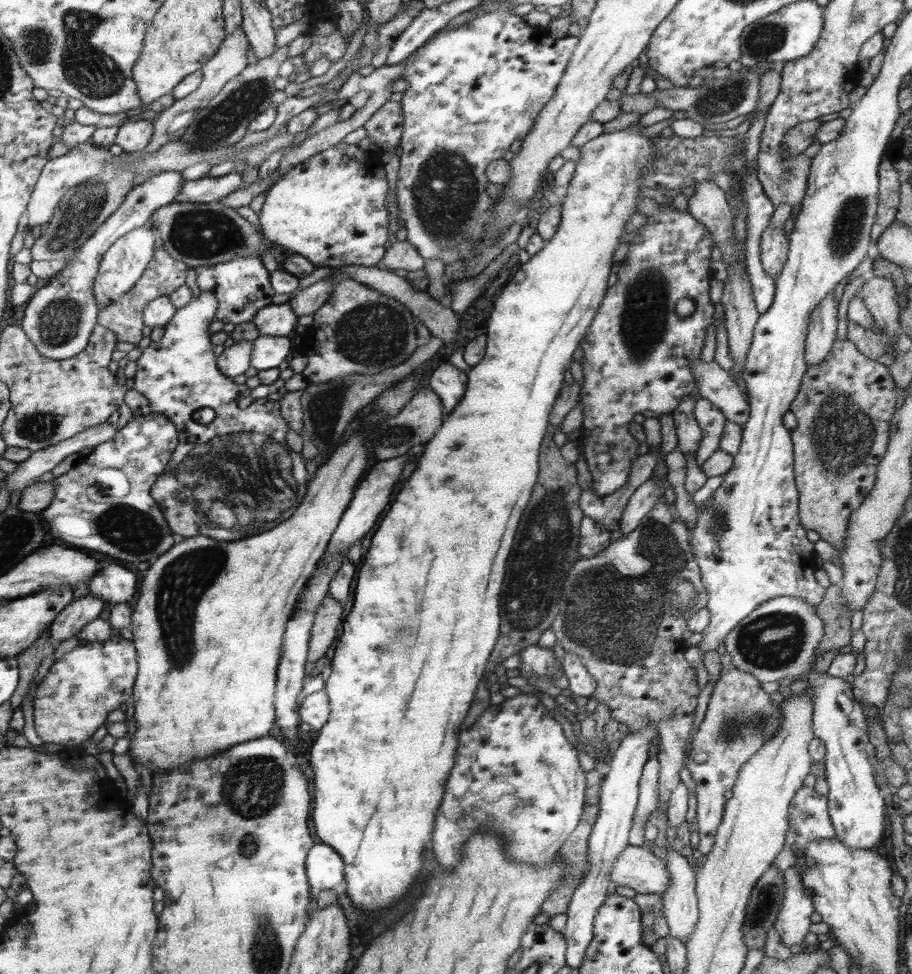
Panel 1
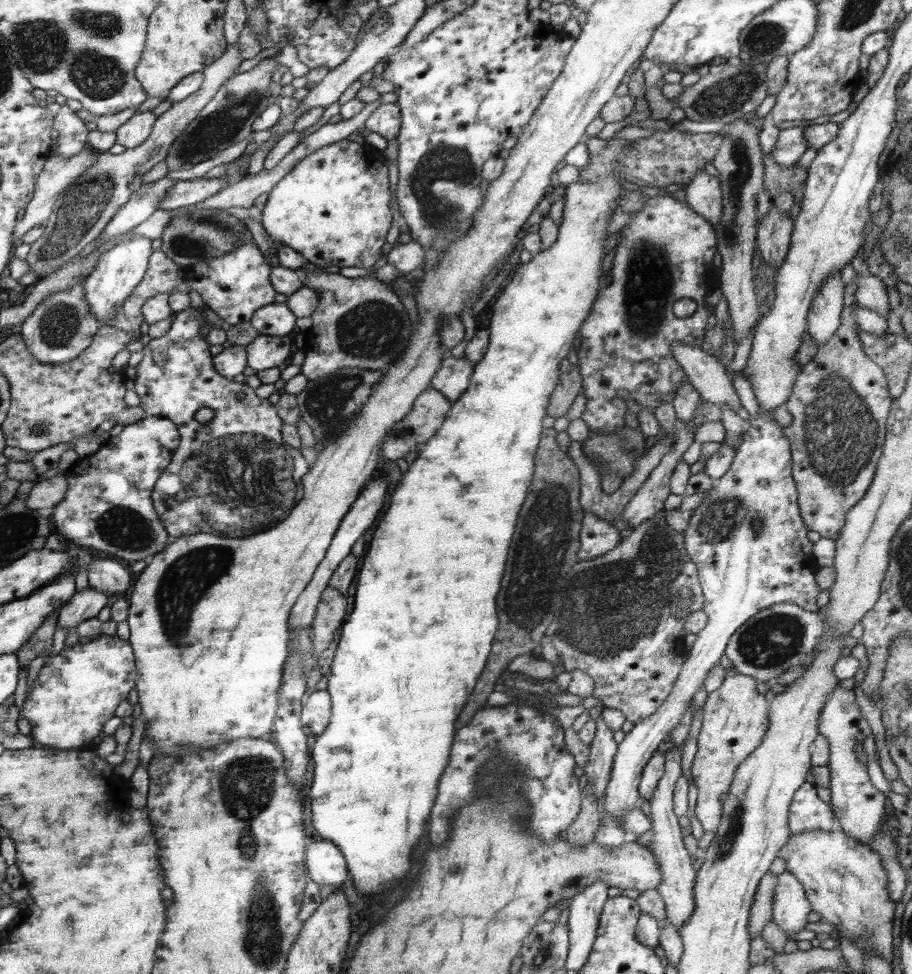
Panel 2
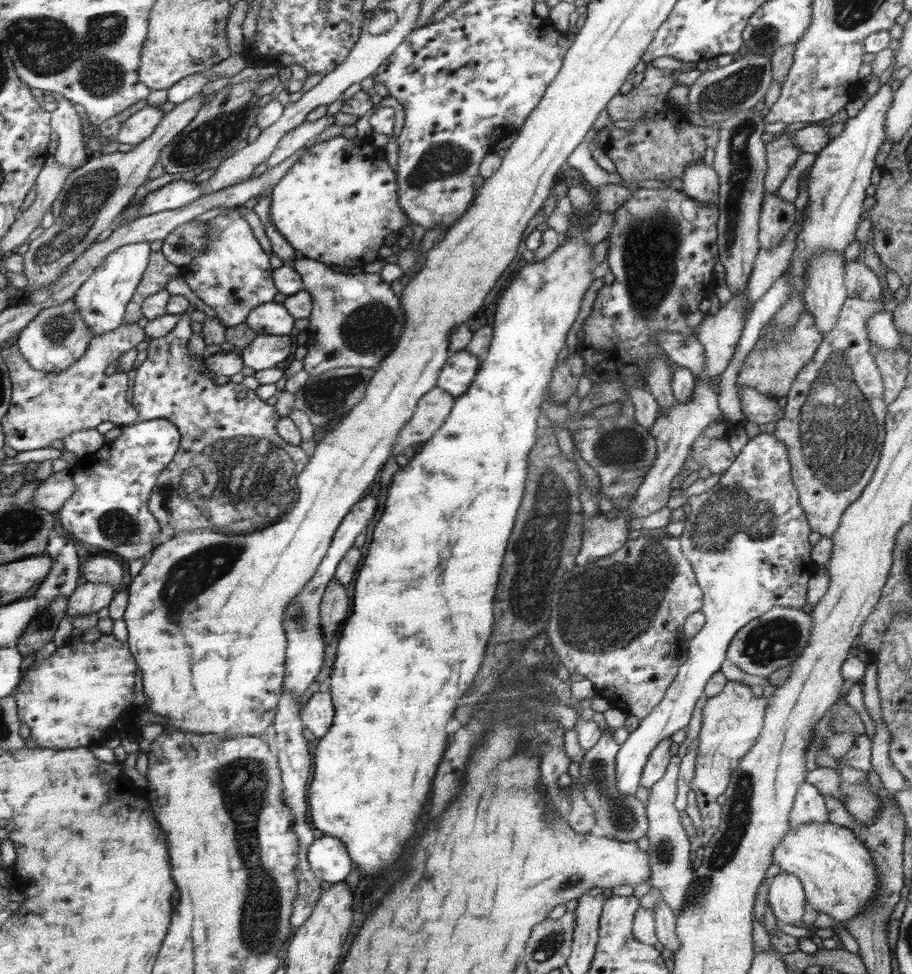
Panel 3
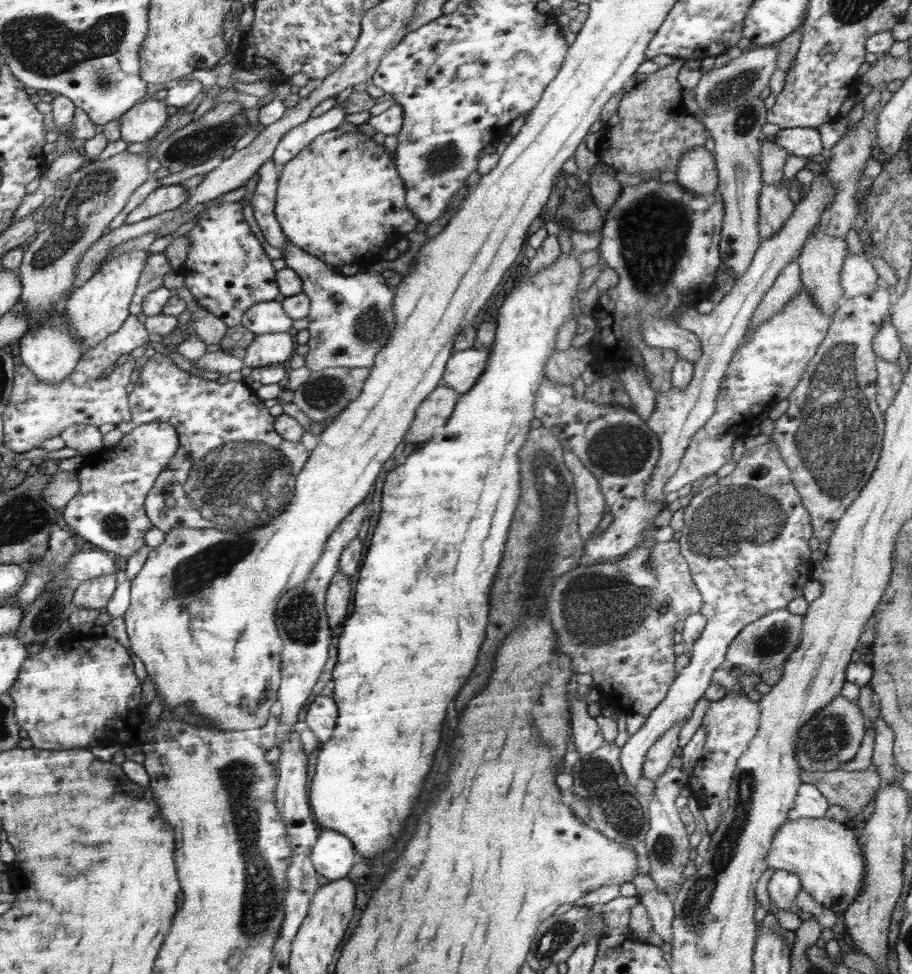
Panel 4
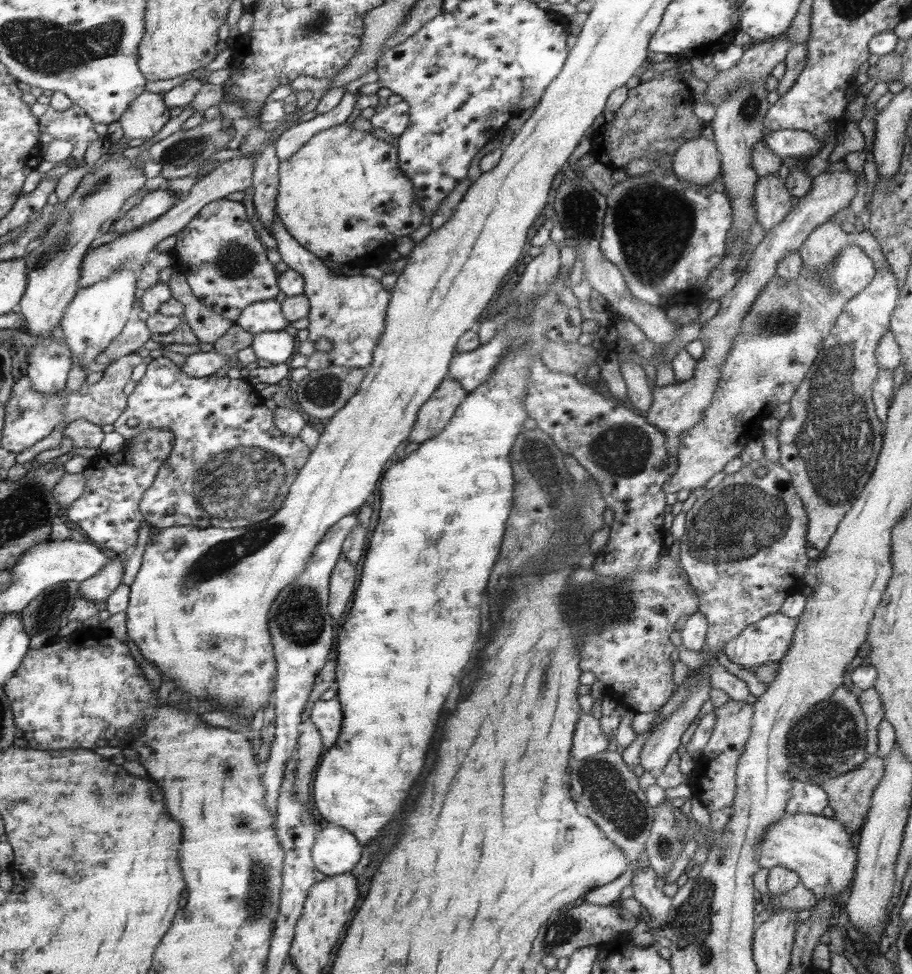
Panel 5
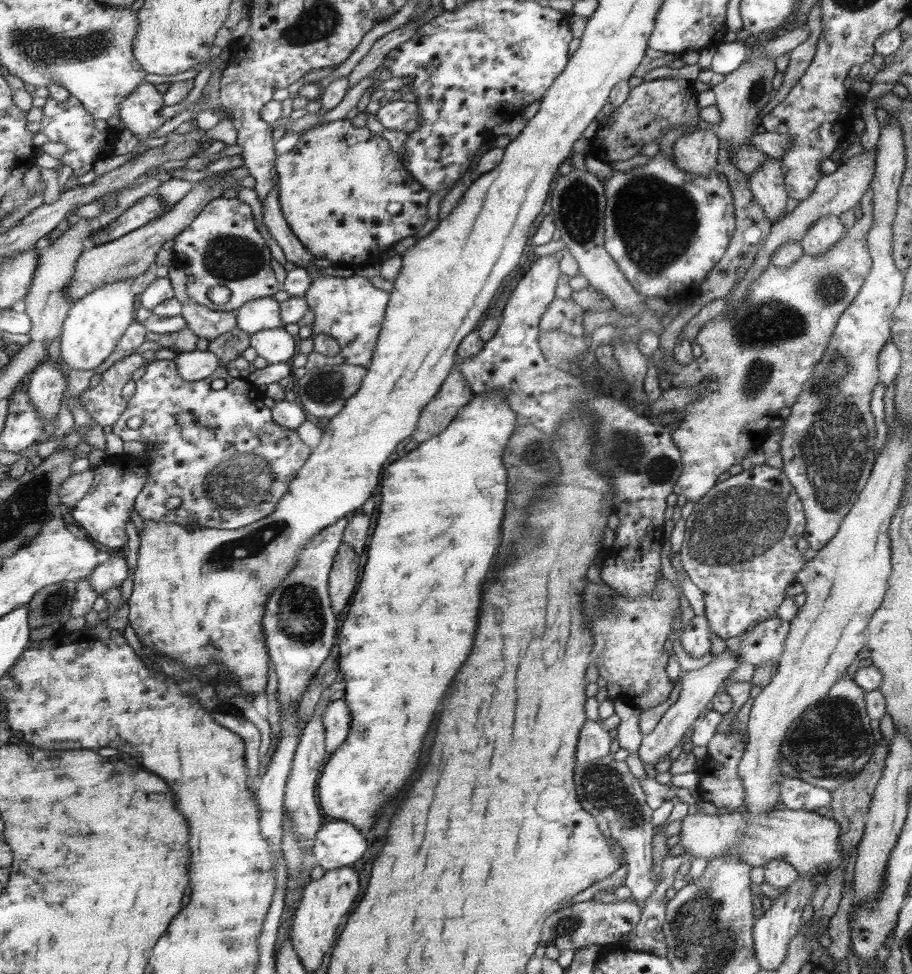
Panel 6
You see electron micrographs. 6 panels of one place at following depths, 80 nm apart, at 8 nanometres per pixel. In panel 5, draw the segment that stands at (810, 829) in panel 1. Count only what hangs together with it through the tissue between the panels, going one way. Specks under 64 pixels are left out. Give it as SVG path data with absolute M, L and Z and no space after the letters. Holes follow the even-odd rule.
M795 779L785 813L823 815L828 804L828 794L821 786Z

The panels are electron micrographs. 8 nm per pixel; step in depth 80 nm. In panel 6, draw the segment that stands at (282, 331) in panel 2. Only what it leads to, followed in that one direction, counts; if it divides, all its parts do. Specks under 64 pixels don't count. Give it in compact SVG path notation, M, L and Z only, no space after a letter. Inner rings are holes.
M272 296L246 303L235 314L237 328L248 335L286 326L281 320L280 299Z

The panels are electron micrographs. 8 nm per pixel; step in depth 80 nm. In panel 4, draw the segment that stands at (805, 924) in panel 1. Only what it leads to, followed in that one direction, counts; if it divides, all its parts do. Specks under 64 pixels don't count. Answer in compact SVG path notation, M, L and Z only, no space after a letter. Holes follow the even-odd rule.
M776 870L767 886L774 911L795 912L795 900L801 891L801 882L798 876Z

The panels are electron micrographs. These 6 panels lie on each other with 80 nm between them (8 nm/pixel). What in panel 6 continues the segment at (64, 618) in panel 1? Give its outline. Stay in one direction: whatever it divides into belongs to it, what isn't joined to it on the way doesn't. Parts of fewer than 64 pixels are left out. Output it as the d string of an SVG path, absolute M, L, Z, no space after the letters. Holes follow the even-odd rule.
M121 553L114 556L109 555L89 576L89 583L98 592L98 596L102 596L107 590L118 588L128 575L125 556Z

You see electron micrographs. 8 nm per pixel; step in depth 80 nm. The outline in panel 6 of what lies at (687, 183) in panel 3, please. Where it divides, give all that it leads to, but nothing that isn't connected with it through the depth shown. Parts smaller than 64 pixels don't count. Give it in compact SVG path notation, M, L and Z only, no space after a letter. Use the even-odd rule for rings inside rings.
M698 129L697 134L684 134L674 143L672 159L684 172L708 176L713 170L721 169L721 143L714 131Z

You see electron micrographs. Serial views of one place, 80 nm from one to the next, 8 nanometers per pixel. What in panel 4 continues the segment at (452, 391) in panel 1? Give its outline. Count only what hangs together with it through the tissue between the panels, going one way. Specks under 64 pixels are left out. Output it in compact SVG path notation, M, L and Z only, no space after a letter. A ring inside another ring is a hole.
M472 348L454 352L441 383L450 386L458 394L466 394L485 374L485 368L492 354L492 348L486 350Z

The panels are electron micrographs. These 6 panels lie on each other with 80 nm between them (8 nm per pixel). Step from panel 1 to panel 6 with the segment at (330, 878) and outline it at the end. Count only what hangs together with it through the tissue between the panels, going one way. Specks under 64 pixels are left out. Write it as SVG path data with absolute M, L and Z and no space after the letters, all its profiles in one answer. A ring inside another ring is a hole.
M344 821L328 822L318 830L313 842L313 852L316 865L320 865L324 871L334 871L334 869L350 867L356 860L360 860L366 852L368 844L366 838L352 826Z

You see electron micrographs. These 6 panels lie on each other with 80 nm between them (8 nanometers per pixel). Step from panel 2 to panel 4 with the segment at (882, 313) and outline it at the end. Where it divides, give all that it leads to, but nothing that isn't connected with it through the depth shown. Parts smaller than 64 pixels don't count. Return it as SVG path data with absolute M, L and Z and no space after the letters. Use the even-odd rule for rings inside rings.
M847 253L841 270L841 285L845 300L876 292L879 282L881 280L877 270L866 254Z

